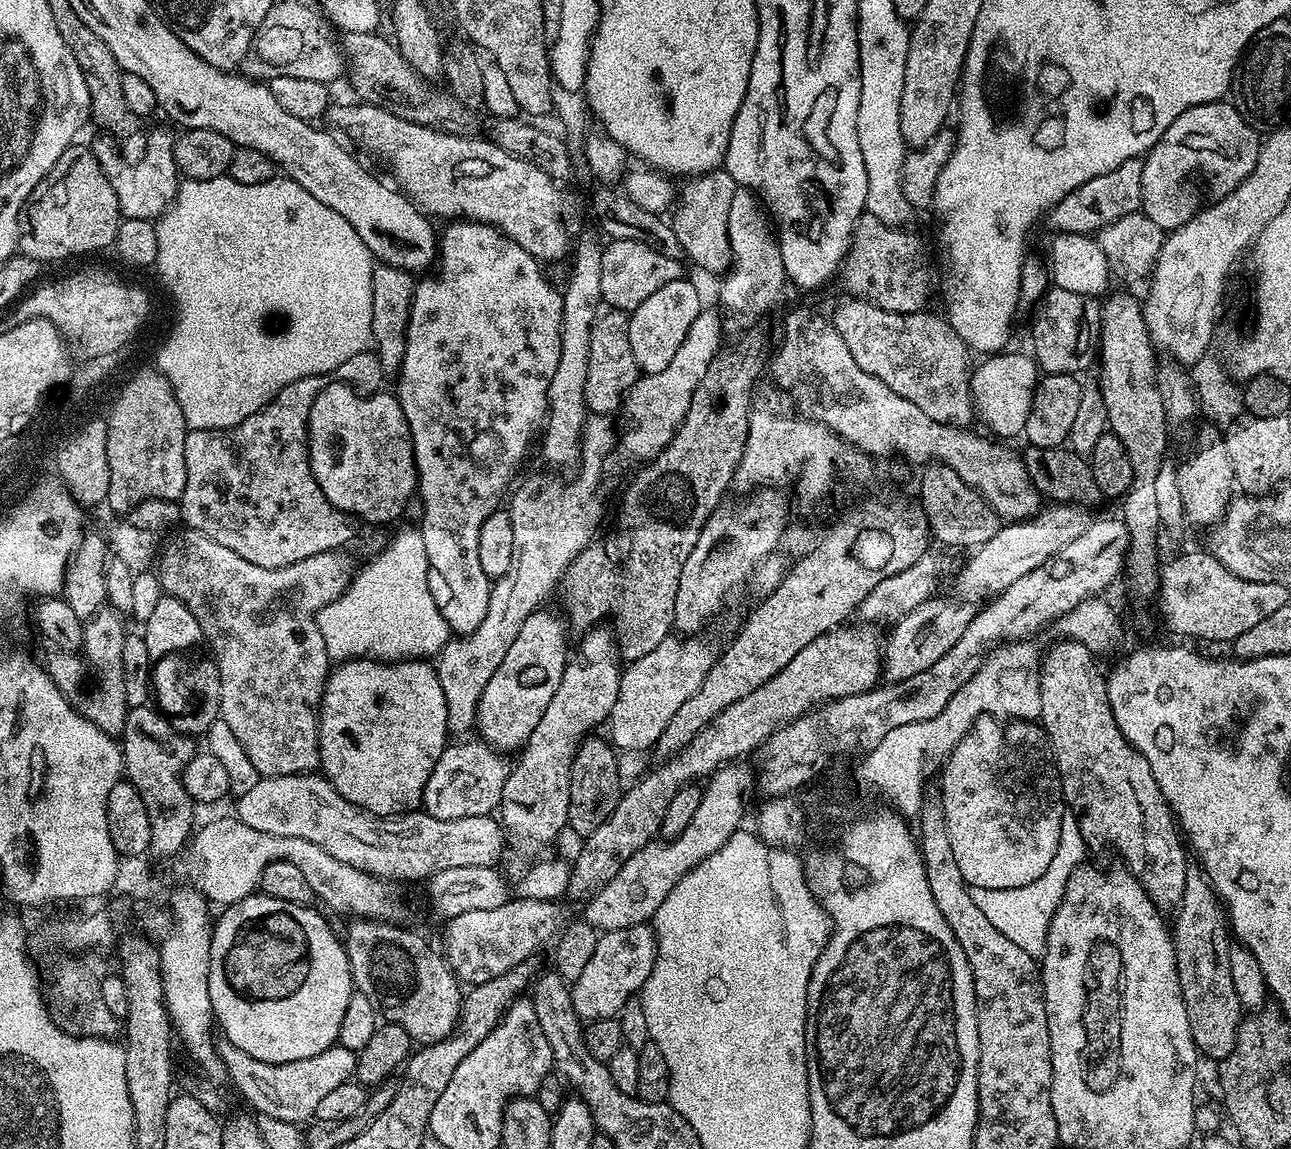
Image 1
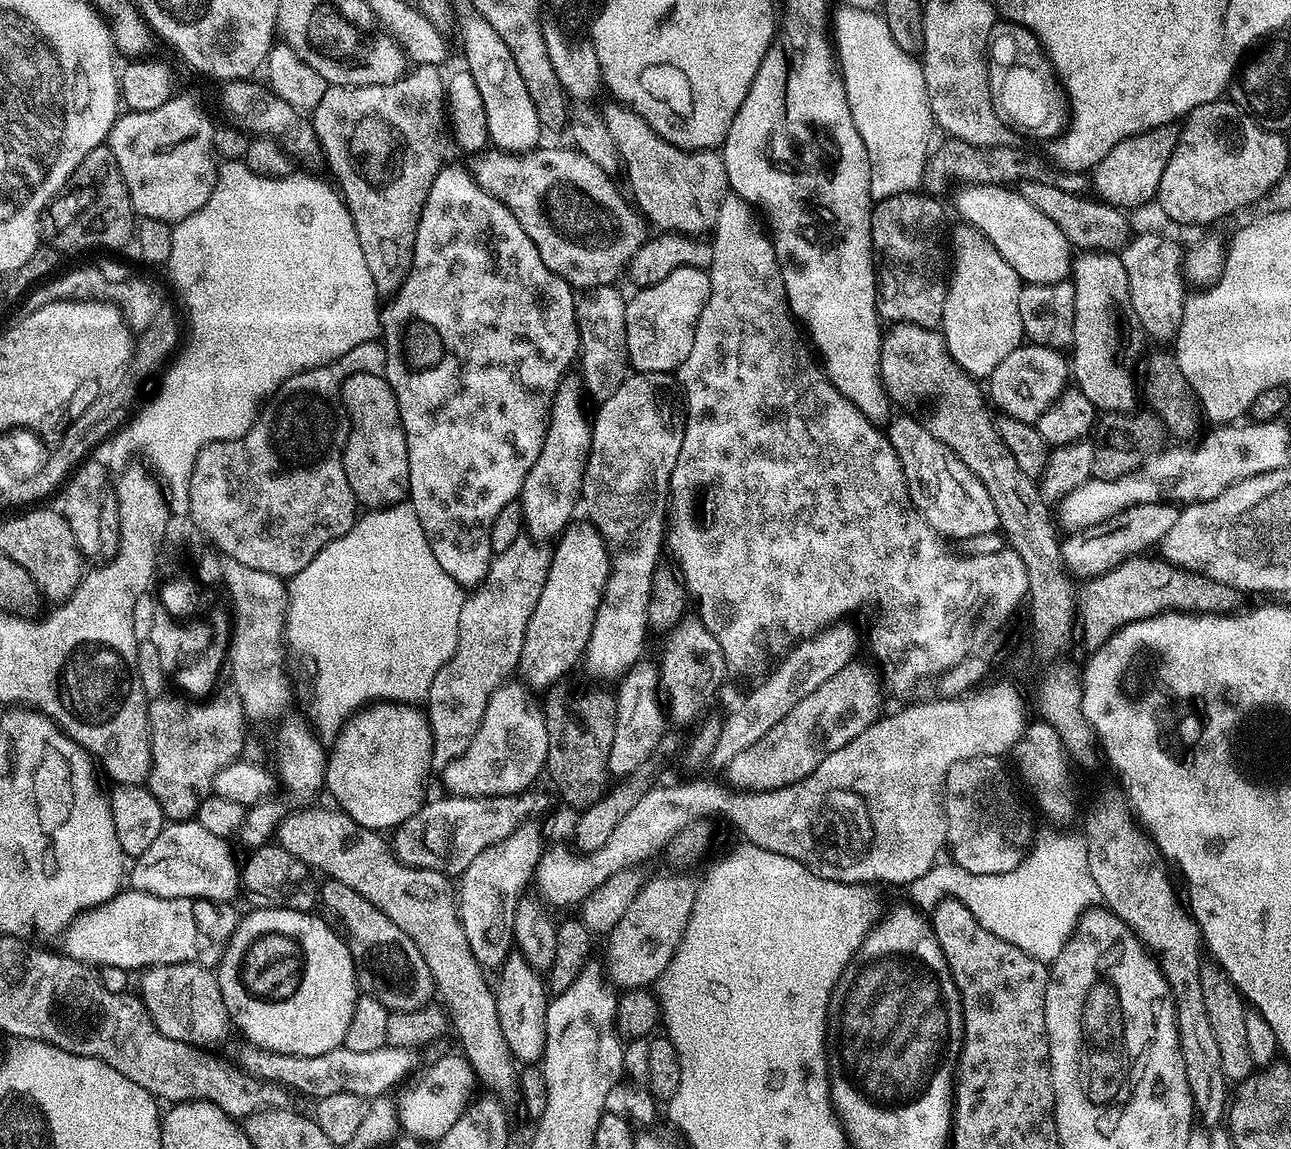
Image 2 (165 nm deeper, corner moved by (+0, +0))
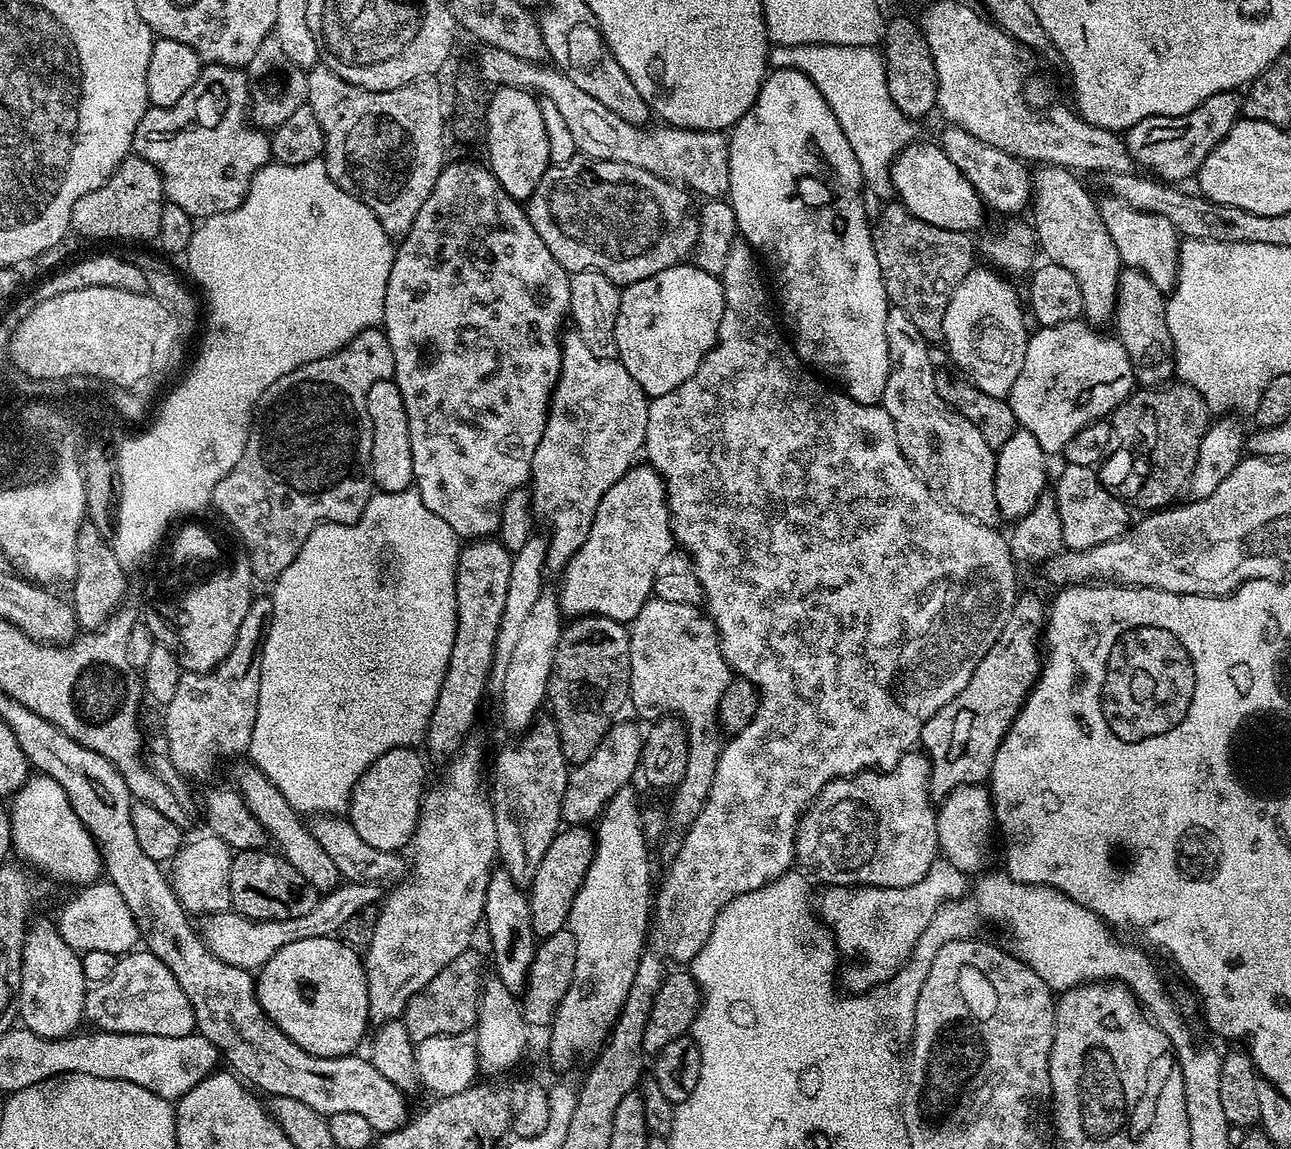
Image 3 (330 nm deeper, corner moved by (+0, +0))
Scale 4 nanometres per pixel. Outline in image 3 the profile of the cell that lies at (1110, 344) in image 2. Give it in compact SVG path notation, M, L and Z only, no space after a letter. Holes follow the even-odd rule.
M1039 165L1032 177L1032 226L1039 251L1049 263L1065 267L1077 278L1082 289L1085 319L1094 326L1109 323L1115 315L1117 280L1122 265L1114 240L1101 218L1099 203L1069 168Z

